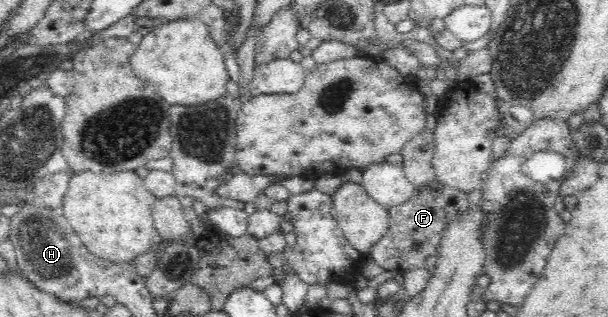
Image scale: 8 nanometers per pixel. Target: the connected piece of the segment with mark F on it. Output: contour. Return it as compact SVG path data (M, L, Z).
M436 178L426 184L416 185L408 202L387 209L389 226L384 236L374 244L370 255L375 262L387 270L401 271L422 268L426 258L438 255L440 232L444 231L451 219L458 217L470 204L471 193L446 186Z

